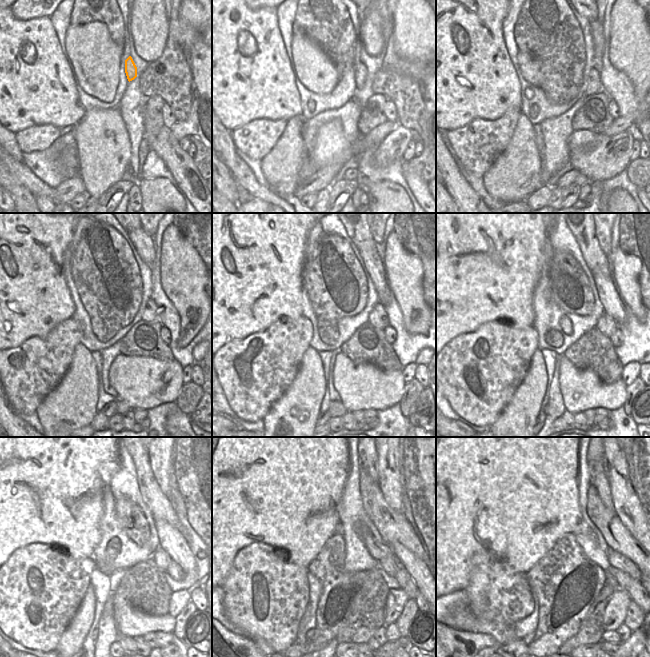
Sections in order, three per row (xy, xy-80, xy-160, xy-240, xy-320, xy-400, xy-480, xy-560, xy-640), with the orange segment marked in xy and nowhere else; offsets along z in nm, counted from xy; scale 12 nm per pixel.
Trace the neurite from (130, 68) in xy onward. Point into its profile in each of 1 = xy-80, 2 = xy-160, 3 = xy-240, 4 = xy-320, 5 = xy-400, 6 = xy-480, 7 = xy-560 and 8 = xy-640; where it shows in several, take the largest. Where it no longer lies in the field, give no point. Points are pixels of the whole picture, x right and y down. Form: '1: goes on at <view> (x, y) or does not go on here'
1: goes on at xy-80 (360, 70)
2: goes on at xy-160 (594, 84)
3: goes on at xy-240 (150, 313)
4: goes on at xy-320 (378, 318)
5: goes on at xy-400 (606, 324)
6: goes on at xy-480 (162, 559)
7: goes on at xy-560 (388, 565)
8: goes on at xy-640 (623, 579)

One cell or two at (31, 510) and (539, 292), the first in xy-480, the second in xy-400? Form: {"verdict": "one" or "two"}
{"verdict": "two"}

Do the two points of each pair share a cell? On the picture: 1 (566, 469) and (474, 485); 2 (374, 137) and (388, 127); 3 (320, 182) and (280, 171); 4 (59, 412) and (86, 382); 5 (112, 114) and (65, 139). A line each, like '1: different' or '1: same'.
1: same
2: same
3: different
4: same
5: different

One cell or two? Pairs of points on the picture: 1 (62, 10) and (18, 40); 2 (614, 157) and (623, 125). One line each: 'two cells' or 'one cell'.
1: two cells
2: two cells

